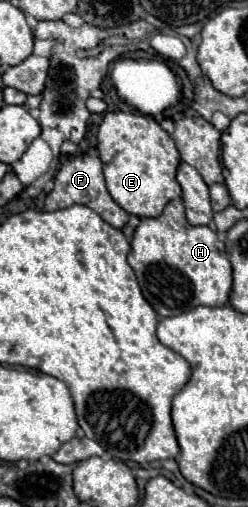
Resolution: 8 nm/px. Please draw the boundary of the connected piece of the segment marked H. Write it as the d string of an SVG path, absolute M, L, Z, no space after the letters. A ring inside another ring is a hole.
M180 198L166 204L164 212L156 218L142 218L134 238L130 242L128 264L134 268L140 290L158 316L178 316L190 312L196 306L226 306L232 288L232 266L224 252L224 242L208 226L192 226L184 216L184 204Z

